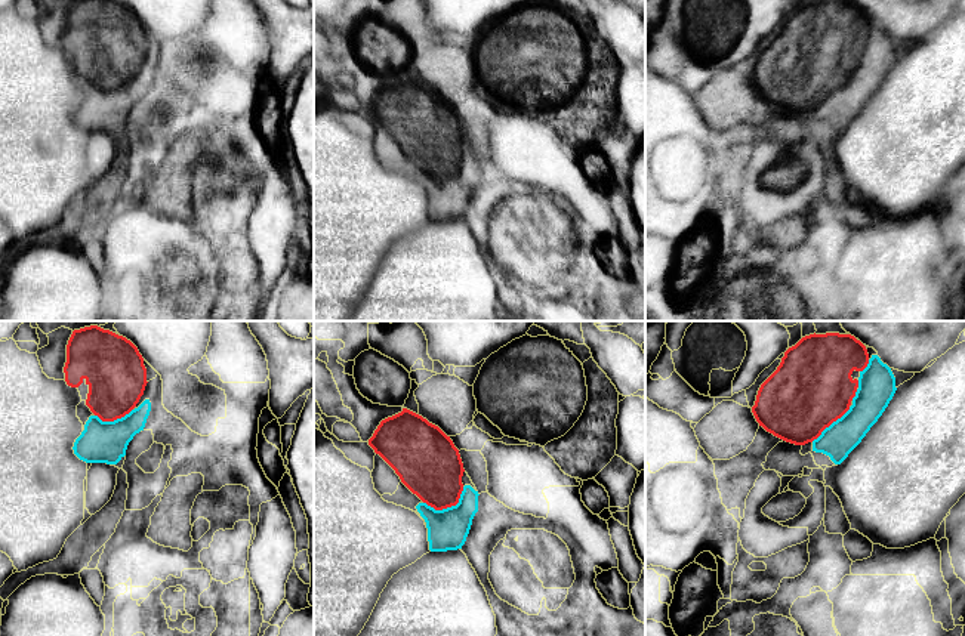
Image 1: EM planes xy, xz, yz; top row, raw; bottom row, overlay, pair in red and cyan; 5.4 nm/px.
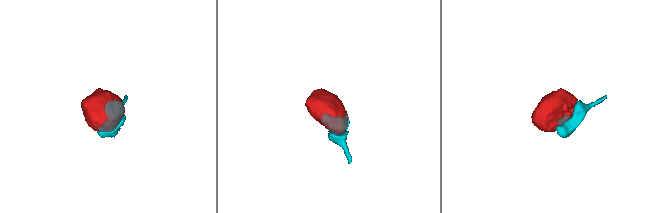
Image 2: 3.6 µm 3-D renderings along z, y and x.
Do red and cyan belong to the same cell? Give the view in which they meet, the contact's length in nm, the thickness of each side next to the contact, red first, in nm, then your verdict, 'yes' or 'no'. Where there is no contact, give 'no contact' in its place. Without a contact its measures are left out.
meets red in xz; contact 240 nm long; 340 nm thick on the red side, 220 nm on the other; yes

